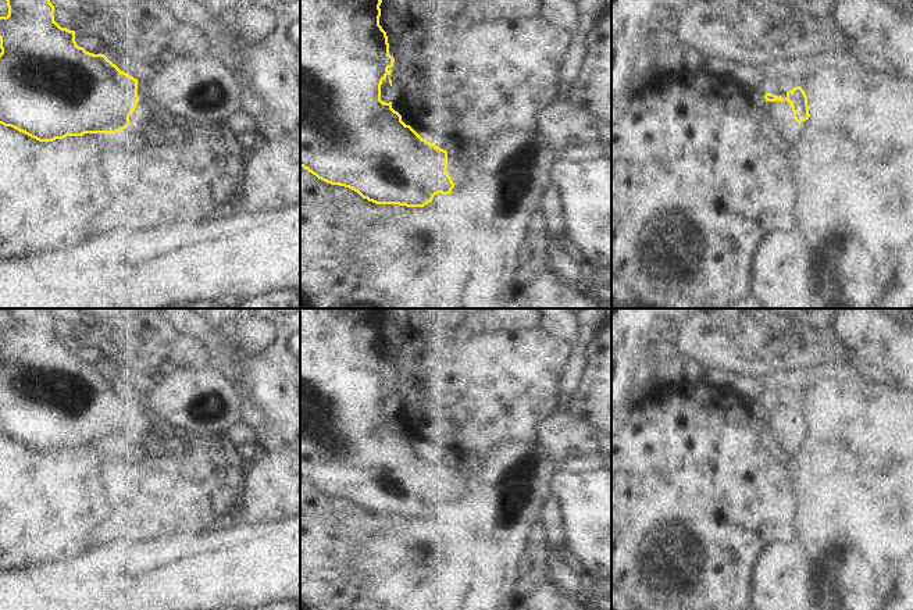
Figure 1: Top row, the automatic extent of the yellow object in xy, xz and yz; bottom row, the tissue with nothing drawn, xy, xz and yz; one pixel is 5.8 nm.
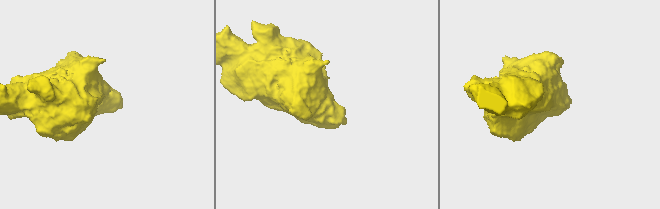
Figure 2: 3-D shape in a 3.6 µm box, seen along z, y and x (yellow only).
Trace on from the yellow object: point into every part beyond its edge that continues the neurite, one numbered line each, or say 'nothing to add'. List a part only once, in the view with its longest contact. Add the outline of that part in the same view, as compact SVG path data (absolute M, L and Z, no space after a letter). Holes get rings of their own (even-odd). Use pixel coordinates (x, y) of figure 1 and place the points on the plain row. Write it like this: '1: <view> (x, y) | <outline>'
1: yz (780, 425) | M787 411L766 413L764 425L768 429L771 439L781 447L796 436L792 418Z

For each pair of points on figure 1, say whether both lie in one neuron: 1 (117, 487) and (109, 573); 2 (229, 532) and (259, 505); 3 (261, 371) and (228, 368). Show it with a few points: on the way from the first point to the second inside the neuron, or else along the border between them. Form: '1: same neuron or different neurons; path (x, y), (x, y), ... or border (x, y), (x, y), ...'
1: different neurons; border (145, 542), (103, 542), (92, 548)
2: different neurons; border (232, 521), (241, 525), (268, 524)
3: different neurons; border (227, 341), (235, 349), (246, 391)

